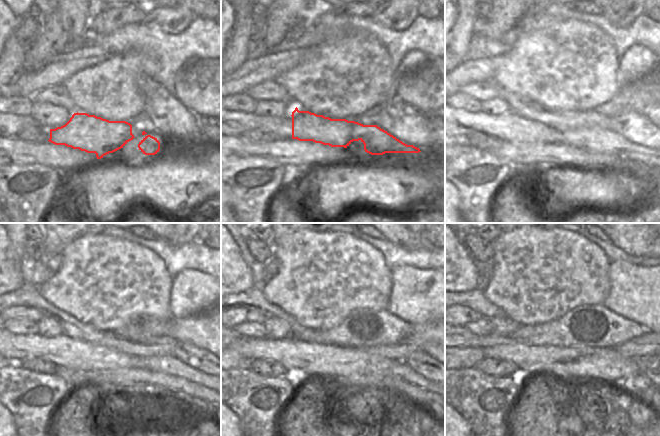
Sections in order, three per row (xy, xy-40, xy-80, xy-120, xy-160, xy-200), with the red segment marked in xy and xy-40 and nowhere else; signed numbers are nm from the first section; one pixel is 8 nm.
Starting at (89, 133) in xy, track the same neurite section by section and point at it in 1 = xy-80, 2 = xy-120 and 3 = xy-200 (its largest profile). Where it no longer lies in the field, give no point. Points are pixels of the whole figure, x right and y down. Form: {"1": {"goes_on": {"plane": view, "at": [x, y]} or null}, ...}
{"1": {"goes_on": {"plane": "xy-80", "at": [596, 139]}}, "2": {"goes_on": {"plane": "xy-120", "at": [169, 364]}}, "3": {"goes_on": {"plane": "xy-200", "at": [639, 382]}}}

